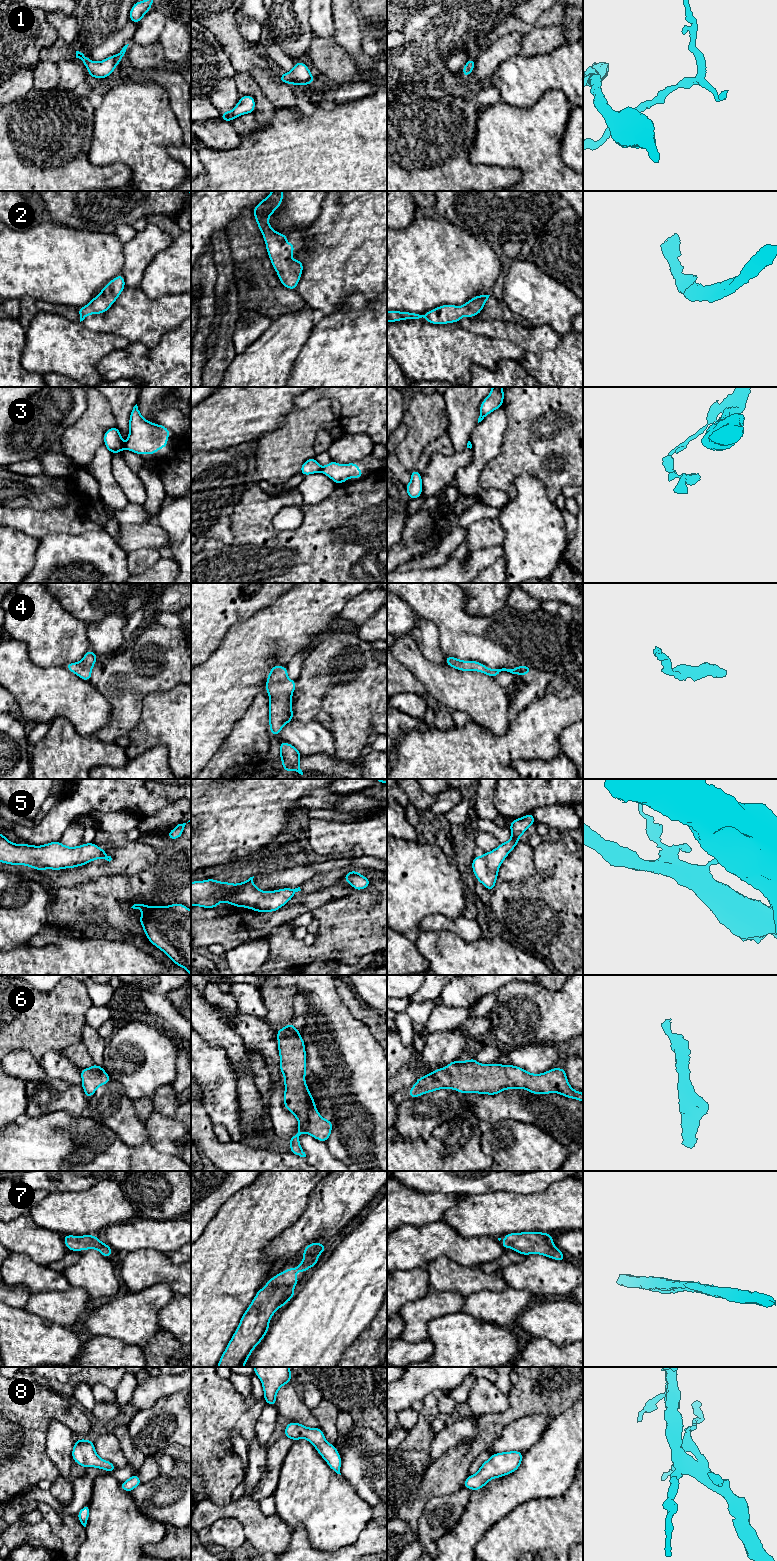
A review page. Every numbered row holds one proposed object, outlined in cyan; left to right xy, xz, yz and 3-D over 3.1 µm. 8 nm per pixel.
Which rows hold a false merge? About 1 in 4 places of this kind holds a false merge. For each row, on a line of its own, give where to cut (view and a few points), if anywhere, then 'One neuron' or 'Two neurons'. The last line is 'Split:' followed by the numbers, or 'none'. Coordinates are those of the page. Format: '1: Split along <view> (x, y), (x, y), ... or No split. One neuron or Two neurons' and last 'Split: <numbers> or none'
1: No split. One neuron
2: No split. One neuron
3: Split along xz (322, 467), (320, 471). Two neurons
4: No split. One neuron
5: No split. One neuron
6: No split. One neuron
7: No split. One neuron
8: No split. One neuron
Split: 3

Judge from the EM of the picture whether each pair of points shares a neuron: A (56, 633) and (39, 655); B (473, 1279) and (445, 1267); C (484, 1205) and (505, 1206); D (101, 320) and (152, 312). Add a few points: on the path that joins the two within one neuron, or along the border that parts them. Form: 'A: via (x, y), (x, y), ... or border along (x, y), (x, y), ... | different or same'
A: via (53, 639), (45, 650) | same
B: via (466, 1279), (457, 1278), (452, 1274) | same
C: via (489, 1205), (500, 1206) | same
D: via (114, 320), (139, 318) | same

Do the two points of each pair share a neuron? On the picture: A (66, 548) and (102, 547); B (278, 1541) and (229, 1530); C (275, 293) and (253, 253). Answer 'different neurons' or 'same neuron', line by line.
A: same neuron
B: different neurons
C: same neuron

